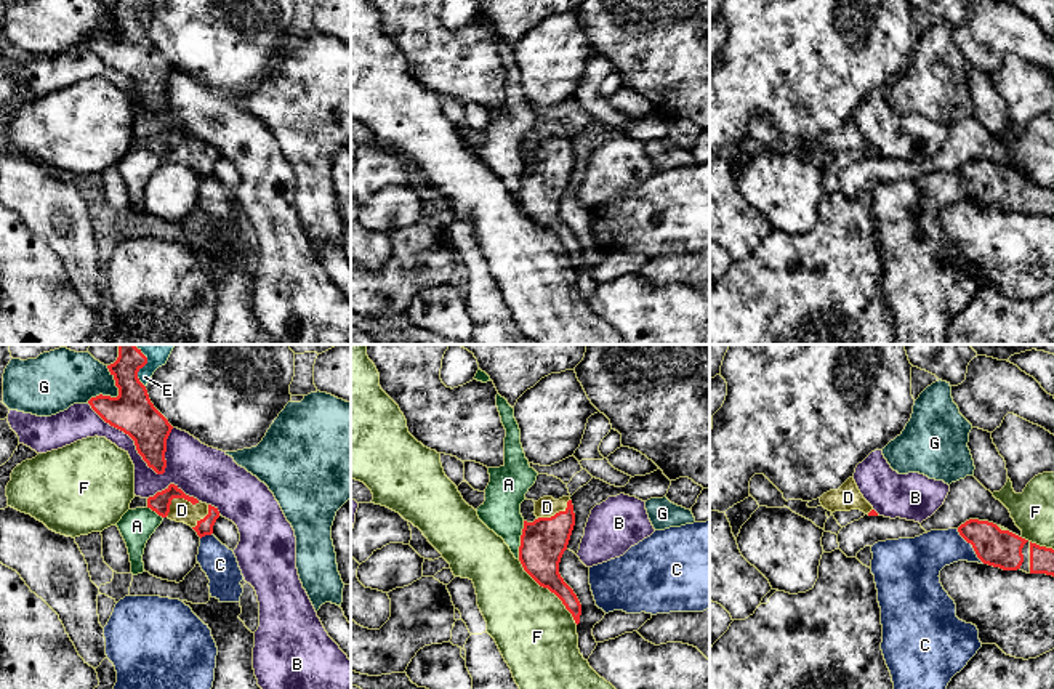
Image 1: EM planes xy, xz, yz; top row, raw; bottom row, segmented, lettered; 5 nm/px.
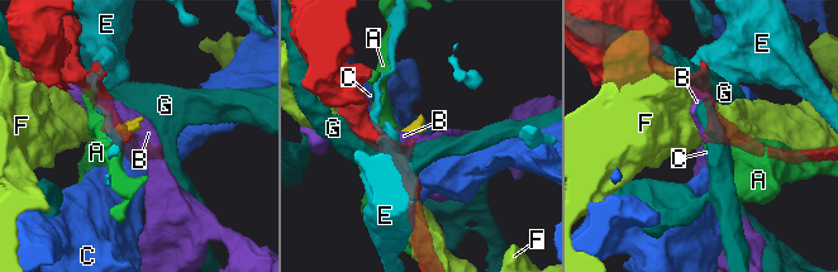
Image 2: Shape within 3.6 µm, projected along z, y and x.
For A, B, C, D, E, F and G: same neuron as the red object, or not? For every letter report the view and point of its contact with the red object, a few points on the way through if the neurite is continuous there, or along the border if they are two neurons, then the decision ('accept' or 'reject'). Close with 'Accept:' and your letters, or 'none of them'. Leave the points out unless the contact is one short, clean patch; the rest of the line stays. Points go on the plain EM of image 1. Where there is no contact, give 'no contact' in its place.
A: meets red in xz at (521, 181); reject
B: meets red in xy at (132, 79); reject
C: meets red in yz at (973, 188); reject
D: meets red in xy at (177, 138); runs through xy (160, 143), (170, 143), (177, 138), (177, 146), (181, 151); accept
E: meets red in xy at (136, 15); reject
F: meets red in xz at (550, 231); reject
G: meets red in xy at (117, 37); reject
Accept: D

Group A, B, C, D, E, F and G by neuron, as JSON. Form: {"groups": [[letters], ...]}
{"groups": [["A"], ["B"], ["C"], ["D"], ["E"], ["F"], ["G"]]}

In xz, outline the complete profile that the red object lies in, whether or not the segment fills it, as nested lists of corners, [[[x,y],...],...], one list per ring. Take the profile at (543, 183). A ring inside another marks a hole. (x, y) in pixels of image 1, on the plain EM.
[[[543,138],[535,143],[533,154],[537,157],[533,163],[524,162],[519,202],[540,228],[548,229],[562,242],[578,266],[581,245],[559,215],[559,203],[575,167],[572,141],[570,138],[559,141]]]

